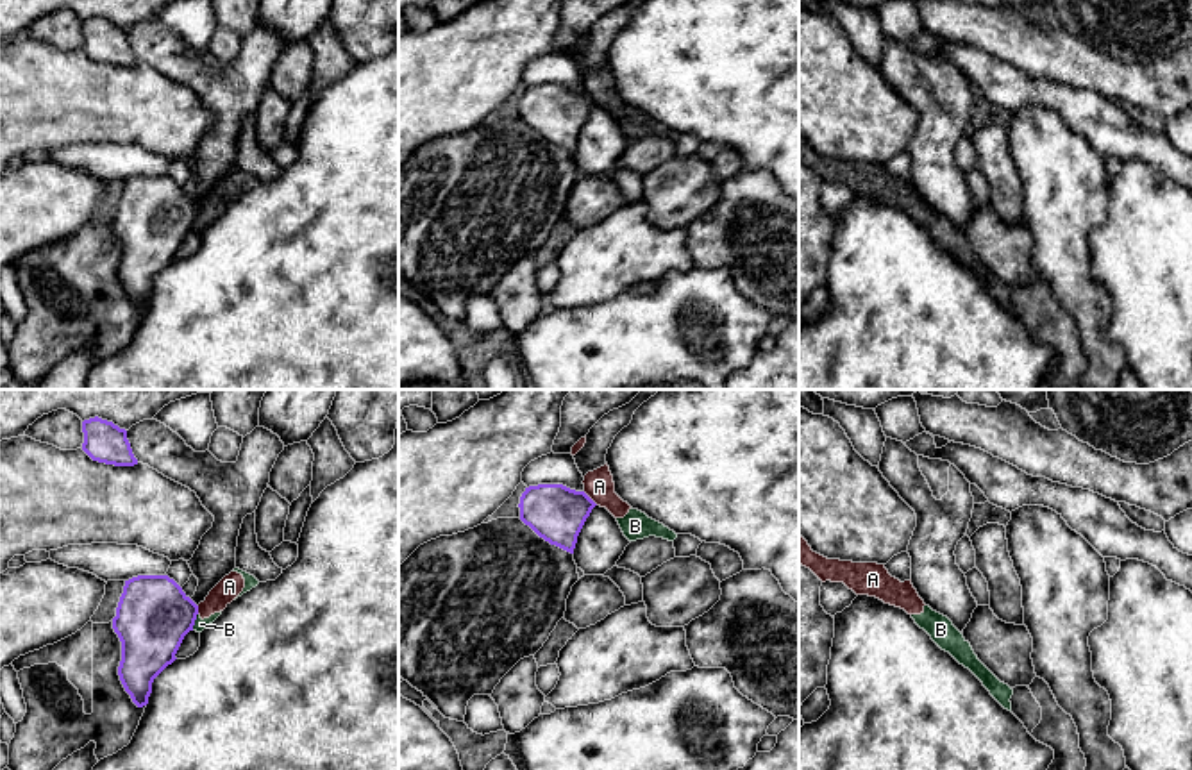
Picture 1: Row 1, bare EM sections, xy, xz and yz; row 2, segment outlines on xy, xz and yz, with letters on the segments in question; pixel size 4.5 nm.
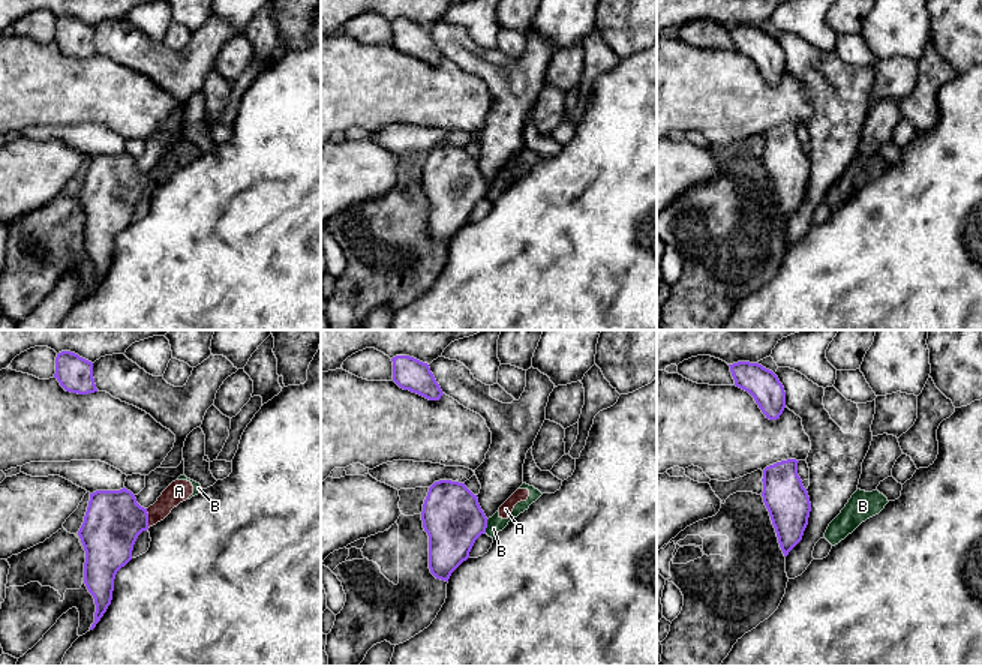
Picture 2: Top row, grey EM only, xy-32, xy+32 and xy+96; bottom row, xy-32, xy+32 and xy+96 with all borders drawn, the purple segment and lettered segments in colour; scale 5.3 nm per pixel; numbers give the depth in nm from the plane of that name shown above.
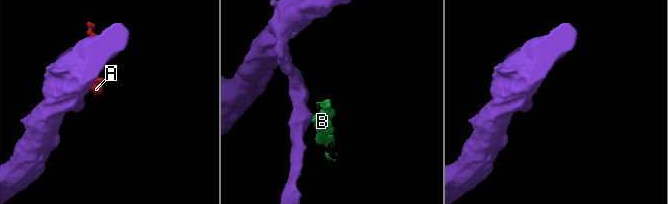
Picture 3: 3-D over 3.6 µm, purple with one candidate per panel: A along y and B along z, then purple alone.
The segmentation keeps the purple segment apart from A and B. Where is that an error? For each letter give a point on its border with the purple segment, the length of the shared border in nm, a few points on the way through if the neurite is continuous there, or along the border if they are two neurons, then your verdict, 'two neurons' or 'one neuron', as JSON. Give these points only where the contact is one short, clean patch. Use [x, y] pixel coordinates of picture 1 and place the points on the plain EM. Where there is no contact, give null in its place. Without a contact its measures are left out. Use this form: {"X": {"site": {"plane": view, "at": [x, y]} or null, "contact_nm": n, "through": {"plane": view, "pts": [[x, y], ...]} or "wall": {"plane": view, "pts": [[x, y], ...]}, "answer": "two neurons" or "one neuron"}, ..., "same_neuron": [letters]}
{"A": {"site": {"plane": "xz", "at": [588, 97]}, "contact_nm": 90, "wall": {"plane": "xz", "pts": [[583, 92], [597, 104]]}, "answer": "two neurons"}, "B": {"site": {"plane": "xy", "at": [193, 222]}, "contact_nm": 80, "wall": {"plane": "xy", "pts": [[197, 213], [192, 229]]}, "answer": "two neurons"}, "same_neuron": []}

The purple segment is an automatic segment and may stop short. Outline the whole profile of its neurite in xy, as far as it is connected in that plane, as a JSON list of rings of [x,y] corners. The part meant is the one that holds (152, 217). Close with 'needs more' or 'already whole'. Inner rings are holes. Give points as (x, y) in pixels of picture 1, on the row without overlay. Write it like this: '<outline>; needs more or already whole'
[[[168,175],[125,180],[113,229],[122,241],[118,275],[138,307],[148,304],[154,279],[177,259],[197,214],[198,205]]]; already whole

